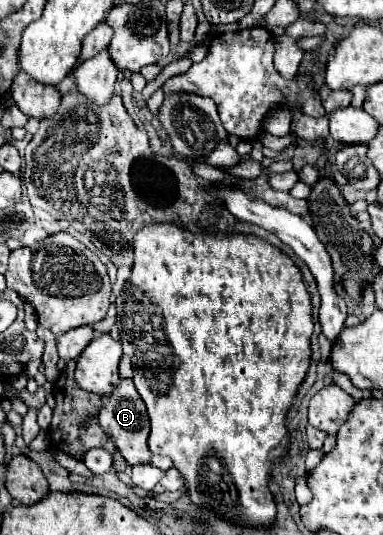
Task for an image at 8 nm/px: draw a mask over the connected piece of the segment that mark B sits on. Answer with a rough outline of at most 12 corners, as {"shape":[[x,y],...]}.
{"shape":[[120,381],[98,425],[130,465],[150,463],[150,421],[132,381]]}

